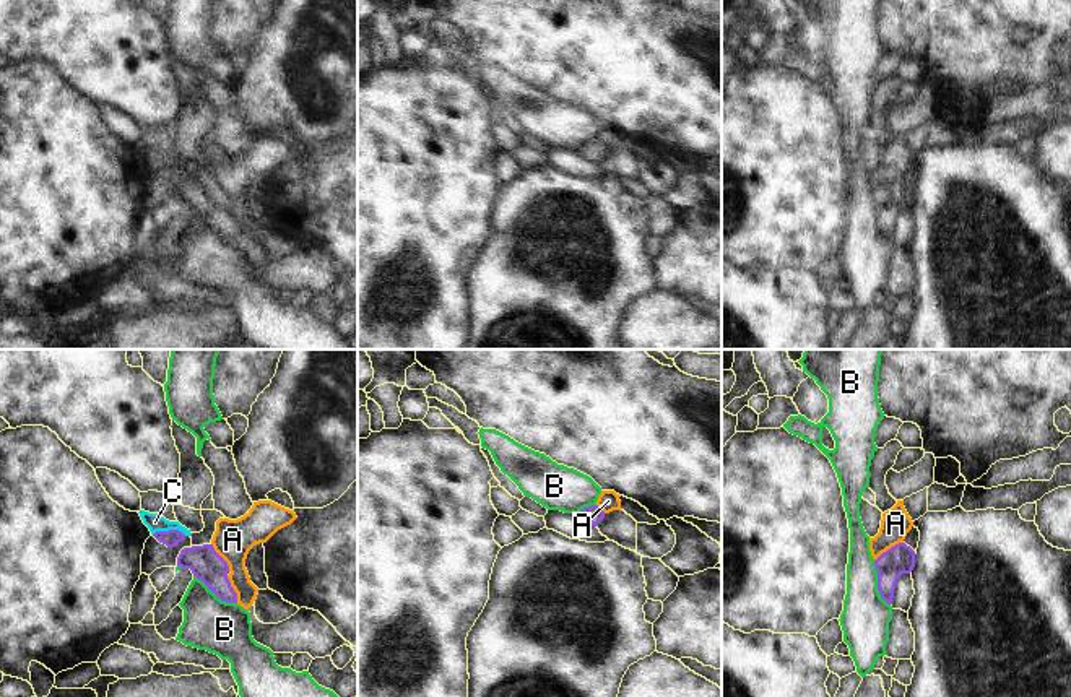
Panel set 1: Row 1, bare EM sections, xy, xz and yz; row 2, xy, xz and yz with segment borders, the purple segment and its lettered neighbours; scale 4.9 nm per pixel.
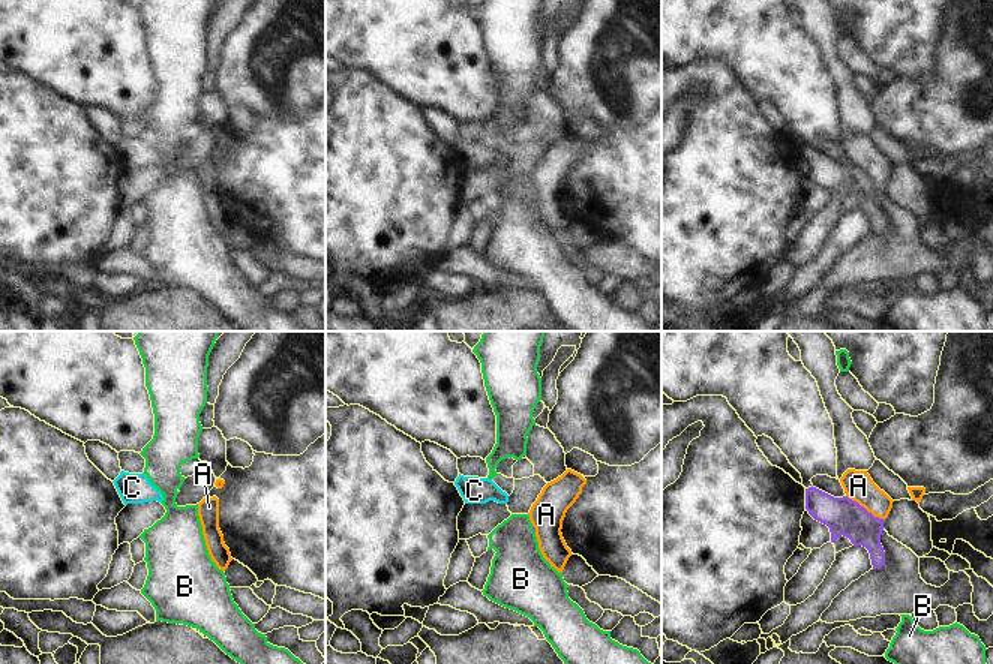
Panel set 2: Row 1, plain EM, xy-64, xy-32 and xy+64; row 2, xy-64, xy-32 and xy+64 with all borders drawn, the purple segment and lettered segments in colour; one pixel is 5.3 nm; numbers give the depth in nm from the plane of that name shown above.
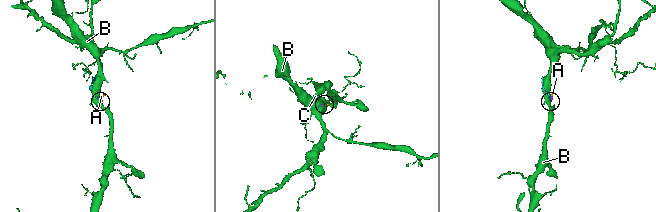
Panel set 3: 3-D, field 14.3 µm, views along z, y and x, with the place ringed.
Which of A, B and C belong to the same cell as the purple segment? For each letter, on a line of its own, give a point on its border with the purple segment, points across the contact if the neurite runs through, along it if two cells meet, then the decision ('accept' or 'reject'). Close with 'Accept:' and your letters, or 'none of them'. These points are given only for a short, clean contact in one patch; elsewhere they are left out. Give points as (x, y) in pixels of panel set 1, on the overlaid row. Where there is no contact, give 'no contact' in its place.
A: yz (888, 549) | along yz (902, 541), (888, 548), (875, 561) | reject
B: yz (878, 584) | along yz (873, 561), (878, 593), (889, 605) | reject
C: xy (169, 530) | across xy (171, 538), (169, 530), (155, 522) | accept
Accept: C

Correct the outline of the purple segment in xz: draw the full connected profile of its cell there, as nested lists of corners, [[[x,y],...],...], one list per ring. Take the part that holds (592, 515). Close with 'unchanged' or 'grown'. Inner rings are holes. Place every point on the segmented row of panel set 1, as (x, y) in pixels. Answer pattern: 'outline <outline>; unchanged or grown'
outline [[[590,505],[582,509],[577,517],[590,526],[596,526],[609,541],[637,551],[637,522],[624,510],[605,513],[598,505]]]; grown

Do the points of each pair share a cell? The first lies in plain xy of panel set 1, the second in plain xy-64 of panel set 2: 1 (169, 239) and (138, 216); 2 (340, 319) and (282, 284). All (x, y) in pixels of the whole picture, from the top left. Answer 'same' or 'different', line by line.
1: different
2: different

